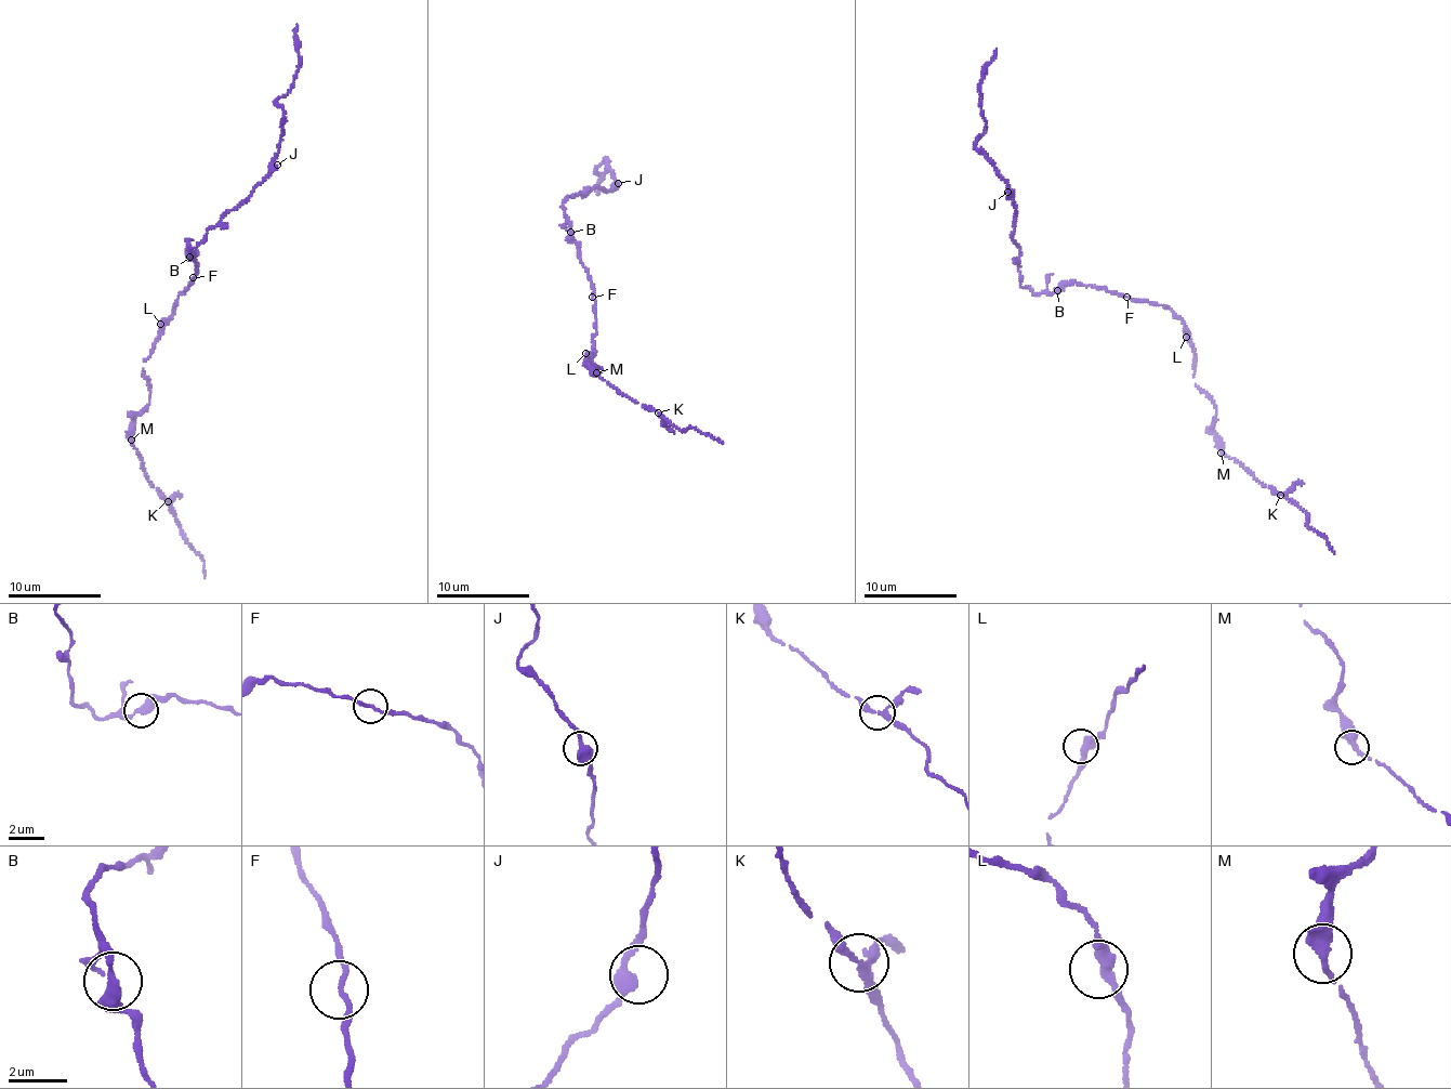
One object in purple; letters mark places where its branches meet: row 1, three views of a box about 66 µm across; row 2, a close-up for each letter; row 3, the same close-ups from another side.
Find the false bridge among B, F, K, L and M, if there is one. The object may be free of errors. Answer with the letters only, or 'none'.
none

